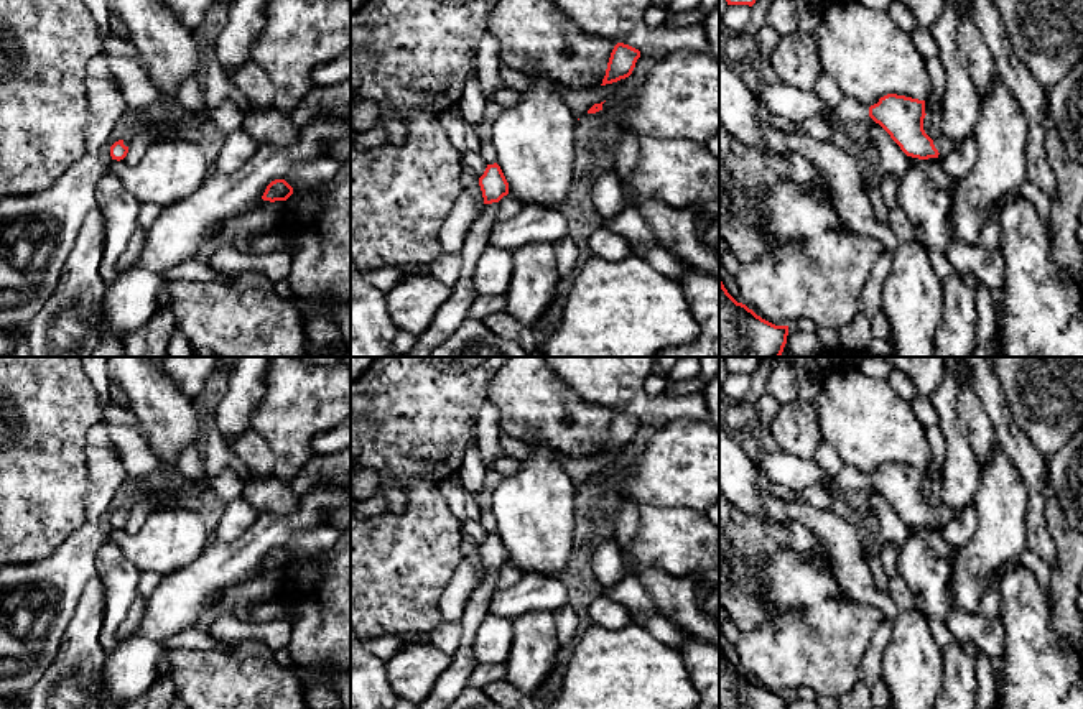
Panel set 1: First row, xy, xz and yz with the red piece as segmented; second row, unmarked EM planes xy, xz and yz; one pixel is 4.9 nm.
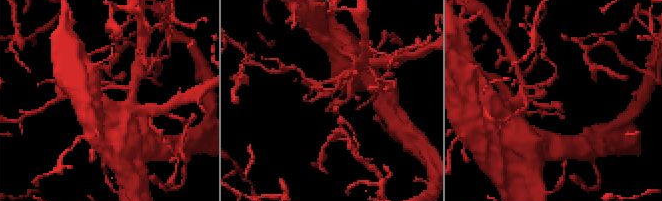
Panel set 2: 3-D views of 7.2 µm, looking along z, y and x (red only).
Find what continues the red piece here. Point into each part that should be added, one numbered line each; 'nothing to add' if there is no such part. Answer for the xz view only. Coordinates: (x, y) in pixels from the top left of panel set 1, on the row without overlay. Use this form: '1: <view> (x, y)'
1: xz (448, 688)

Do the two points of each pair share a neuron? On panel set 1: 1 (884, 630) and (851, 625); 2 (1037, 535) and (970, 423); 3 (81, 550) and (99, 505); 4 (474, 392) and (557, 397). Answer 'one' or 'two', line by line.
1: two
2: two
3: two
4: two

